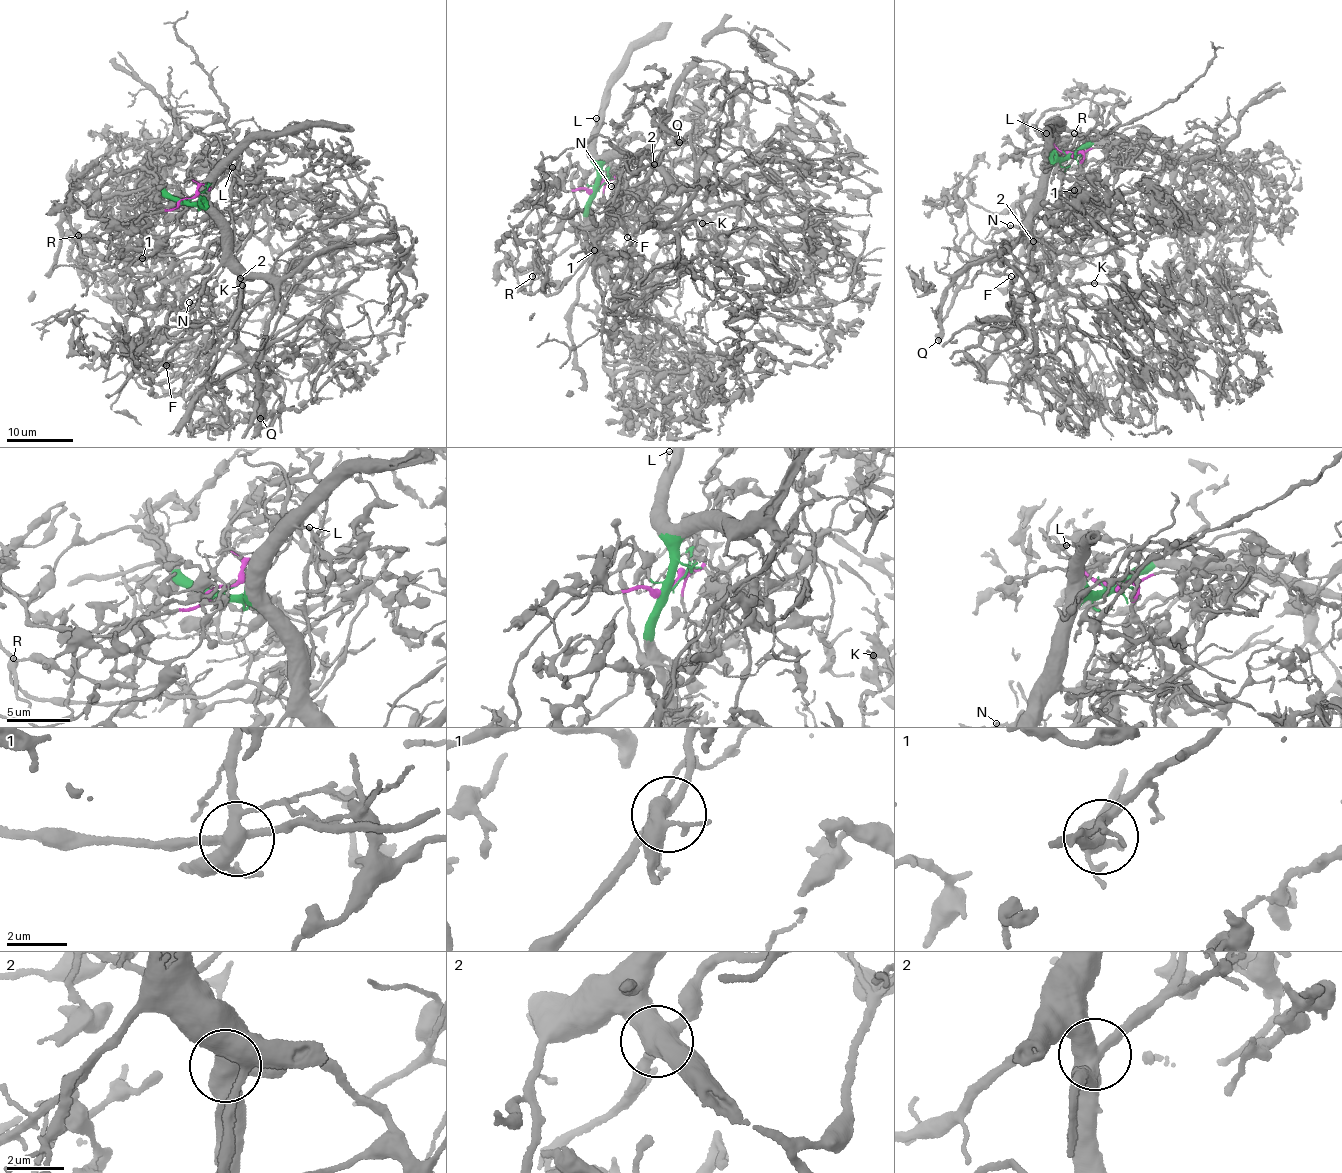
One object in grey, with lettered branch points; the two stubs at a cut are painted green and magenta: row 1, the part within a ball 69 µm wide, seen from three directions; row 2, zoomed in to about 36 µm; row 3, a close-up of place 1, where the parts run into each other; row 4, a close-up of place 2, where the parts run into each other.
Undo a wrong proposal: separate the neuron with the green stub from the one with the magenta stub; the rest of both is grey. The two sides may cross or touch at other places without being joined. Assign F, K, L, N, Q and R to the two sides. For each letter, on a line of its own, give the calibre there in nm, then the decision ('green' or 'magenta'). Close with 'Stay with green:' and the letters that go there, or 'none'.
F: calibre 140 nm; magenta
K: calibre 160 nm; green
L: calibre 120 nm; green
N: calibre 140 nm; green
Q: calibre 550 nm; green
R: calibre 190 nm; magenta
Stay with green: K, L, N, Q

